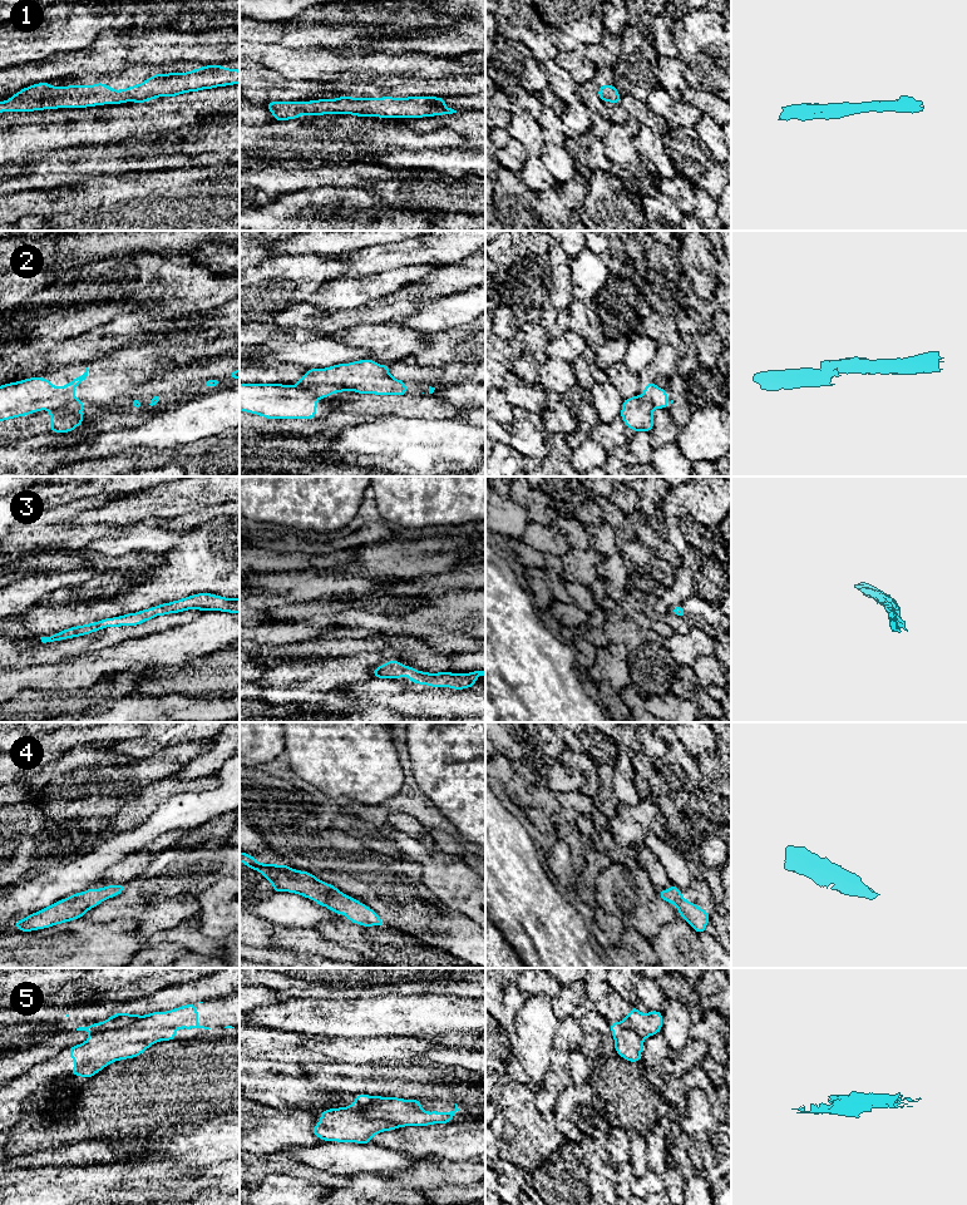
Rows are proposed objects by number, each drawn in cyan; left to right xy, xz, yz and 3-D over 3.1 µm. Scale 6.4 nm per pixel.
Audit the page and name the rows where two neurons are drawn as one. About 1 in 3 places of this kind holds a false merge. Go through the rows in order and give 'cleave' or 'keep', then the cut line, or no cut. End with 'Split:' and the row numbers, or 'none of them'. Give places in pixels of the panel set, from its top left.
1: keep | no cut
2: cleave | xy (77, 399), (50, 410)
3: keep | no cut
4: keep | no cut
5: cleave | xy (151, 1013), (122, 1027), (97, 1031), (92, 1035)
Split: 2, 5

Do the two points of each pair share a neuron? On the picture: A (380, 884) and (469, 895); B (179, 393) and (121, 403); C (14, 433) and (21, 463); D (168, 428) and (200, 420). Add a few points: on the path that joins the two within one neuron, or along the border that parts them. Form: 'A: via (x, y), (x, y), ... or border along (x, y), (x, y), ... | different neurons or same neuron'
A: border along (418, 864), (423, 870), (424, 884), (453, 910) | different neurons
B: via (164, 390), (148, 390), (143, 394), (136, 394) | same neuron
C: border along (45, 434), (34, 434), (13, 444) | different neurons
D: via (176, 426), (192, 420) | same neuron

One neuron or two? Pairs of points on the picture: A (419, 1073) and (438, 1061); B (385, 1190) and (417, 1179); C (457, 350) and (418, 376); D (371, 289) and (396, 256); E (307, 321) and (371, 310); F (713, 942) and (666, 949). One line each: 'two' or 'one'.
A: one
B: two
C: two
D: two
E: one
F: one

